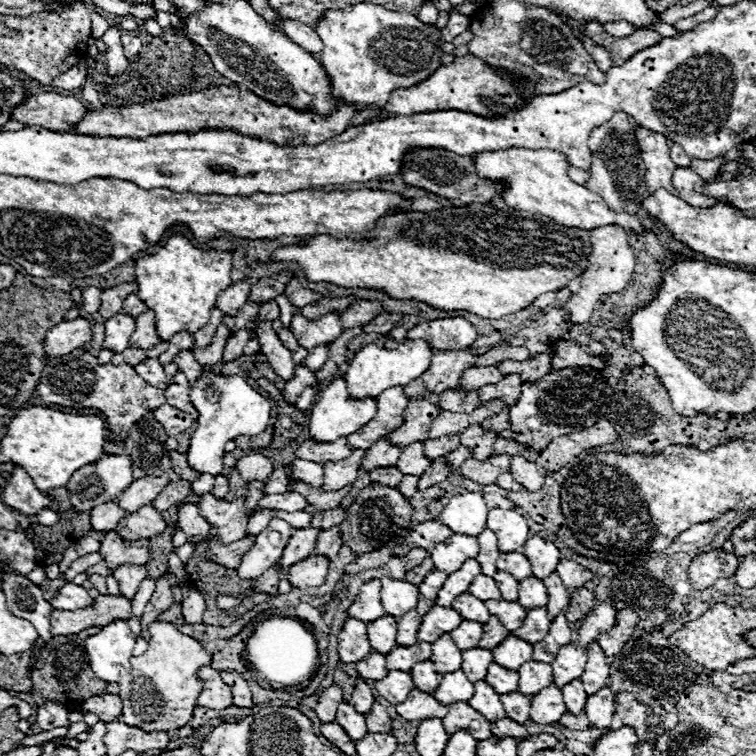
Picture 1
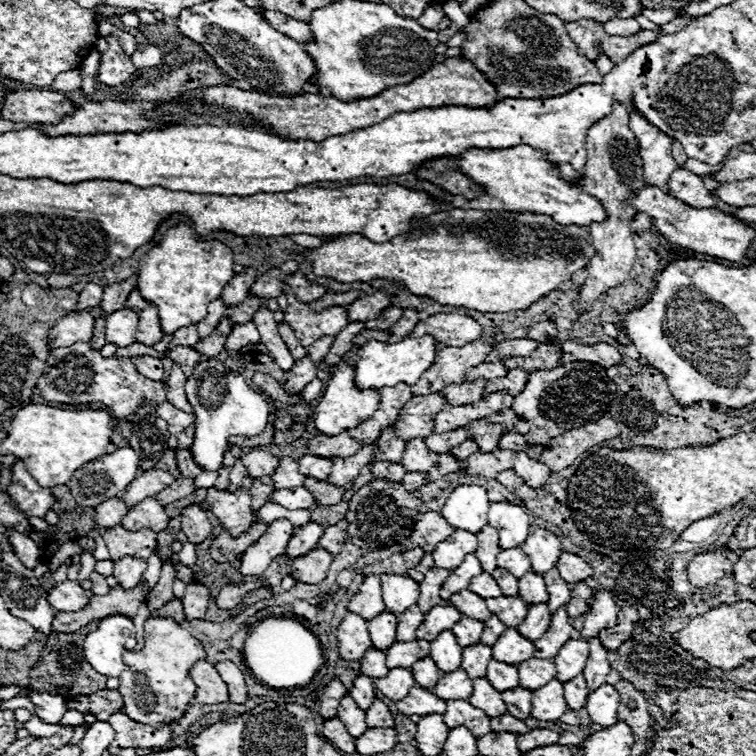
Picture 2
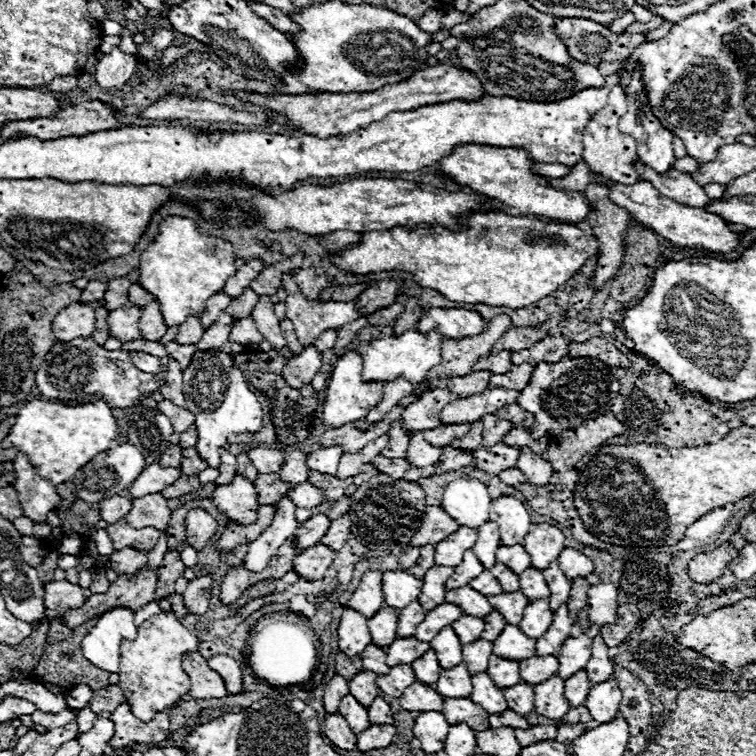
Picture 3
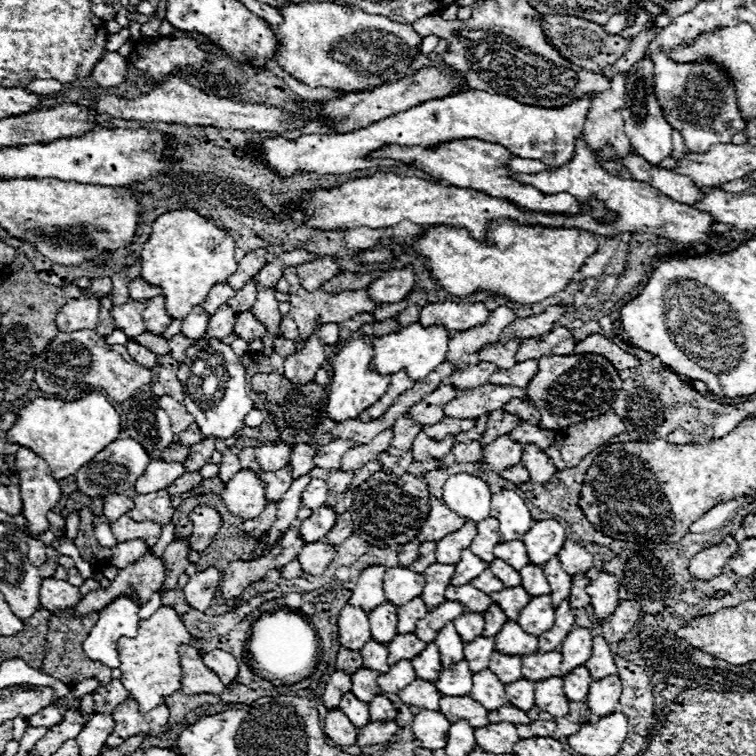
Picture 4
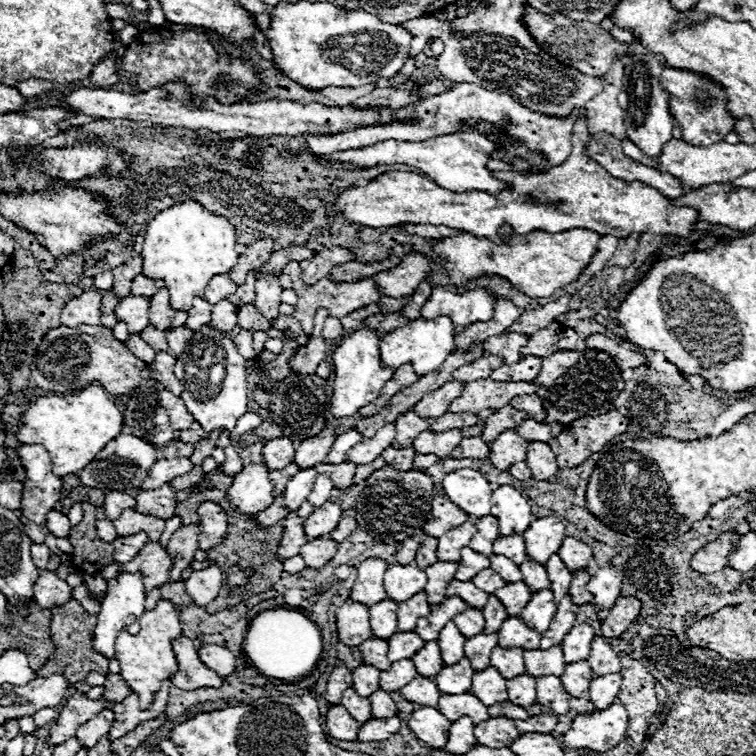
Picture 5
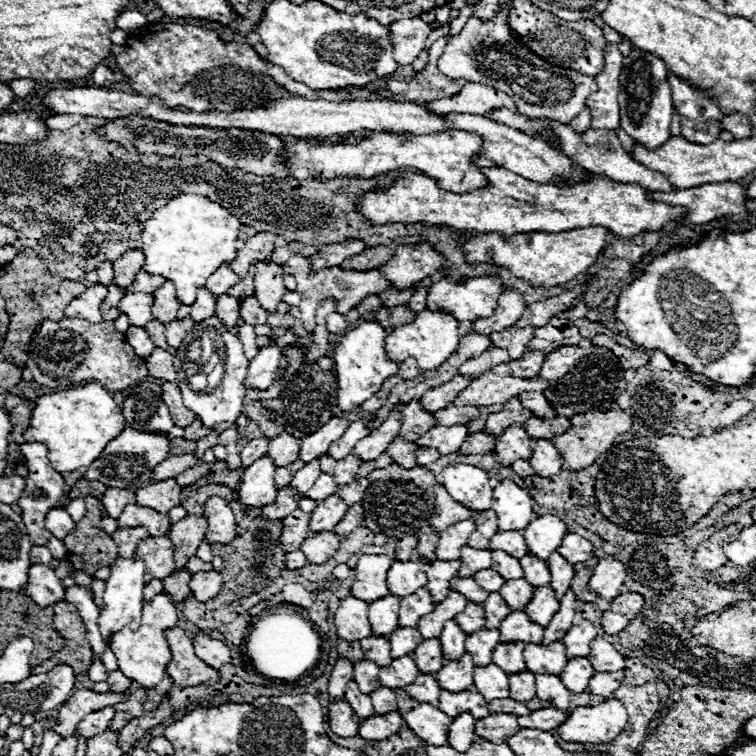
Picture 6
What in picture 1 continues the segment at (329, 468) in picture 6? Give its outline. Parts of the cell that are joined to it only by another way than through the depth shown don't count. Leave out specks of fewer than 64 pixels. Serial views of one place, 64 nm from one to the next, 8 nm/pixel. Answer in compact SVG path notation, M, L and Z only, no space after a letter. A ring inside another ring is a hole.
M300 482L296 486L298 492L304 492L304 496L308 496L308 502L316 508L312 508L312 512L322 512L322 510L328 510L328 508L334 508L334 506L340 506L342 498L346 496L346 490L334 490L334 492L326 492L322 486L320 488L312 488L304 482Z

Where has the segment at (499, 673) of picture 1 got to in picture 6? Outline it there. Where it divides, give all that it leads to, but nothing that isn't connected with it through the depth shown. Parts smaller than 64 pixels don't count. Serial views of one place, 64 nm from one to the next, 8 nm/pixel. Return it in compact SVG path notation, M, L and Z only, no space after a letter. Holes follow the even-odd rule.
M500 642L496 648L494 648L494 654L492 654L492 662L494 664L500 664L500 668L504 668L504 672L510 672L510 674L516 674L516 672L522 672L526 670L526 664L524 664L524 642Z

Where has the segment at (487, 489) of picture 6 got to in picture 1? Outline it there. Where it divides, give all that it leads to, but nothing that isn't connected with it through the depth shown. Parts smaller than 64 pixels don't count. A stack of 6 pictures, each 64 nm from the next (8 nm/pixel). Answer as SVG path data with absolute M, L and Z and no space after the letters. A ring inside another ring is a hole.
M482 492L456 494L450 498L448 506L442 510L440 520L452 528L452 532L464 532L468 536L478 536L486 528L488 506Z

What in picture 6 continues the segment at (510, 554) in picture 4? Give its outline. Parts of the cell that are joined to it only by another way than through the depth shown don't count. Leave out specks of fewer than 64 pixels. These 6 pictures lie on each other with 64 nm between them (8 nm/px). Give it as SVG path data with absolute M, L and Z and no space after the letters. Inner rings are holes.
M508 530L508 532L496 532L490 540L490 548L492 550L504 550L512 556L526 556L528 554L528 546L526 546L526 540L522 536L522 532L518 530Z

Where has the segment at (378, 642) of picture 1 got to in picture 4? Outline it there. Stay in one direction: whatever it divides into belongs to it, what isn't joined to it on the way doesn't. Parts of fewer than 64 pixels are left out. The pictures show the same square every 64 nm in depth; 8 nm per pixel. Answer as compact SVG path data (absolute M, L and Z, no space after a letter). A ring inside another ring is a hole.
M384 602L376 606L370 614L370 624L372 624L372 638L376 642L388 644L398 632L396 632L396 606L390 602Z

